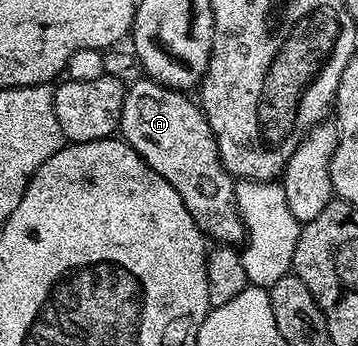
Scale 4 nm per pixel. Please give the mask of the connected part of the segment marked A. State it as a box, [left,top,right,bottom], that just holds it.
[119,77,245,244]

